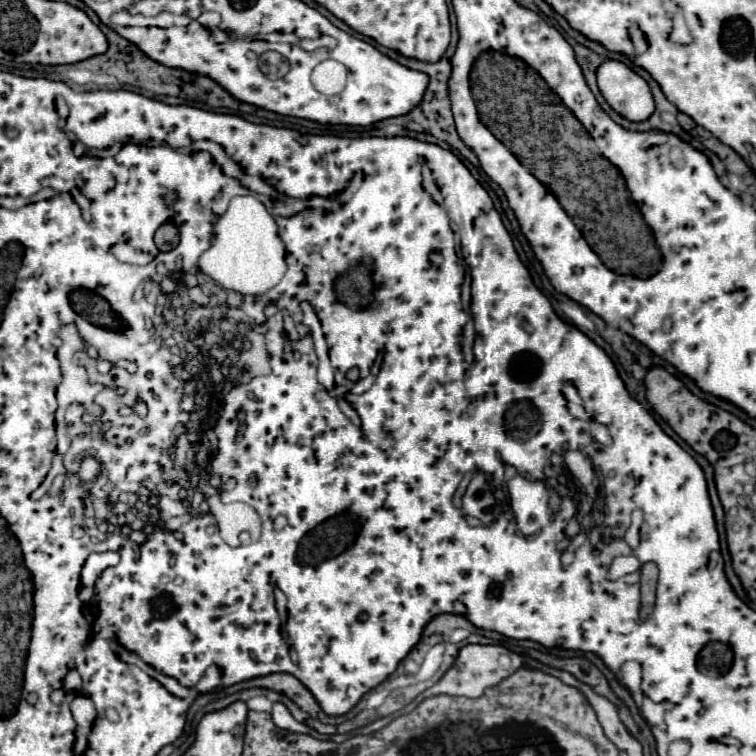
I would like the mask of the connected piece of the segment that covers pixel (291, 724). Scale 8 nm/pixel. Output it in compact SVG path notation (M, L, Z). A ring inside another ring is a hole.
M275 703L275 705L273 705L273 723L275 723L279 729L301 733L301 723L295 721L295 717L289 713L289 709L287 709L283 703Z

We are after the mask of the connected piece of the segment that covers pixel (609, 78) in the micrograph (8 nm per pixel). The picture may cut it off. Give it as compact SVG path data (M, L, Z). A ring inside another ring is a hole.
M603 61L597 83L605 101L627 121L647 121L655 111L651 89L643 77L621 61Z

